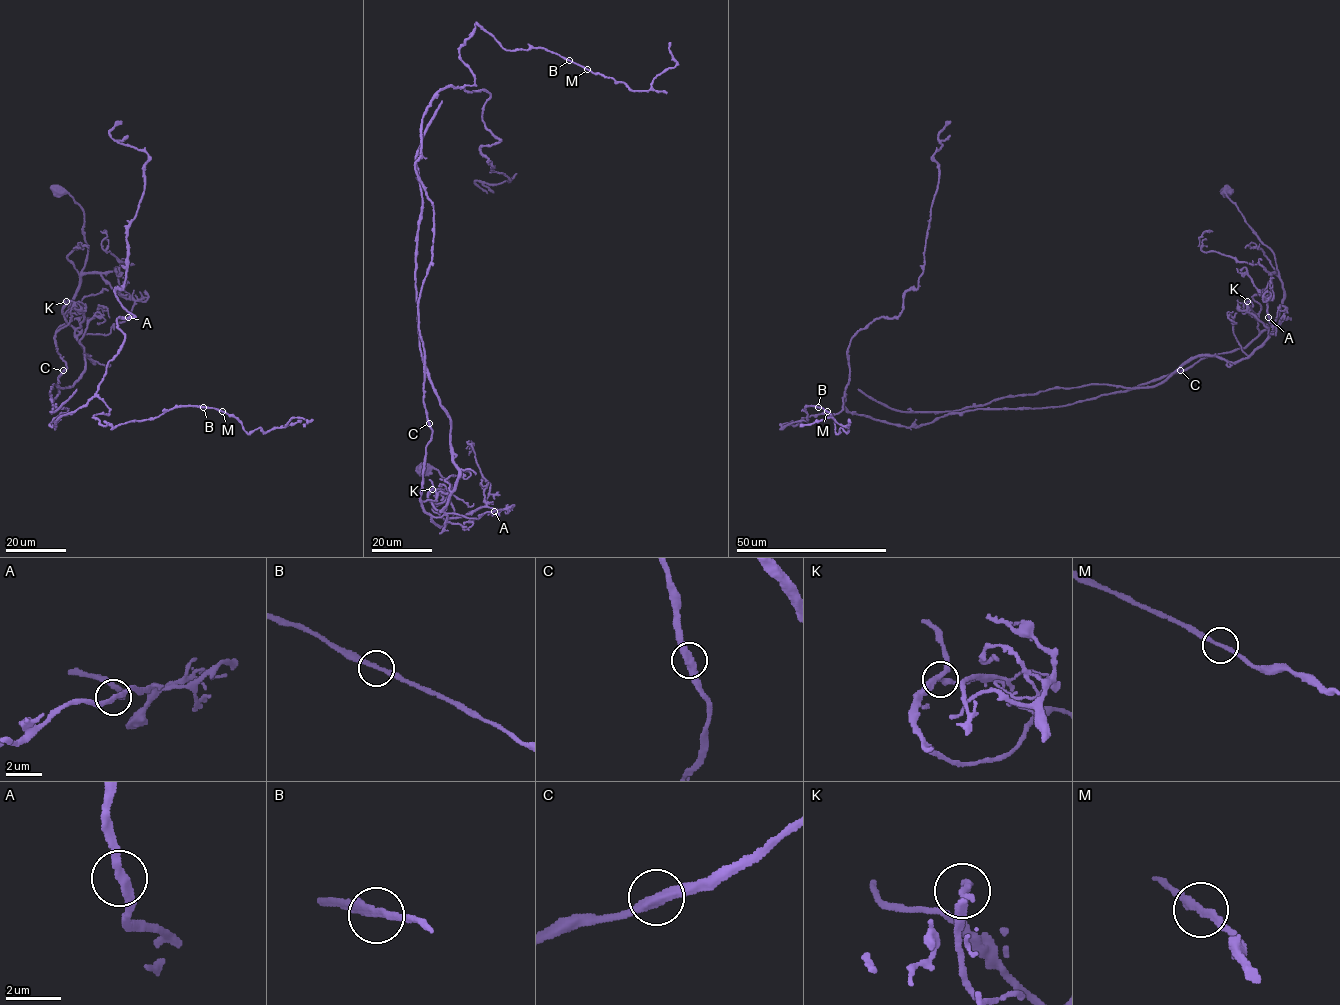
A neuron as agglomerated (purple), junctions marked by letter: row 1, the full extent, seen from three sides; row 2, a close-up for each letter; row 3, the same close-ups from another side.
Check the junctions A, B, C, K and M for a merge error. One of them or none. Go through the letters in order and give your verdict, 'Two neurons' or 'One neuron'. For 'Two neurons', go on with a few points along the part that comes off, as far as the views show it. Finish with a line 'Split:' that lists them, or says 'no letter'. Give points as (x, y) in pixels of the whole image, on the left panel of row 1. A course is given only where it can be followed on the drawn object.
A: One neuron
B: One neuron
C: One neuron
K: Two neurons. Course of the part to remove: (66, 301), (64, 318), (93, 362), (85, 356), (71, 387), (53, 385), (50, 412), (76, 389)
M: One neuron
Split: K

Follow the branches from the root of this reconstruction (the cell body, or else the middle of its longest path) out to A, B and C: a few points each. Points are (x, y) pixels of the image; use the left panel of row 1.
A: (57, 191), (67, 192), (82, 209), (88, 246), (66, 321), (84, 334), (108, 334), (128, 317)
B: (57, 191), (88, 252), (49, 424), (93, 396), (113, 427), (203, 407)
C: (57, 191), (67, 192), (82, 209), (88, 246), (78, 290), (56, 333), (63, 371)

